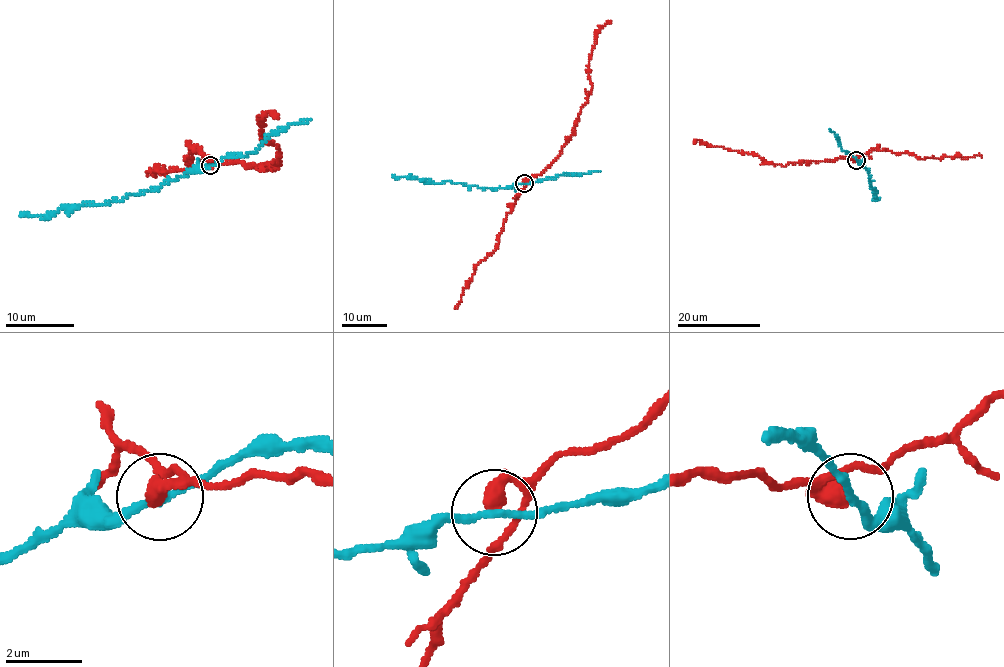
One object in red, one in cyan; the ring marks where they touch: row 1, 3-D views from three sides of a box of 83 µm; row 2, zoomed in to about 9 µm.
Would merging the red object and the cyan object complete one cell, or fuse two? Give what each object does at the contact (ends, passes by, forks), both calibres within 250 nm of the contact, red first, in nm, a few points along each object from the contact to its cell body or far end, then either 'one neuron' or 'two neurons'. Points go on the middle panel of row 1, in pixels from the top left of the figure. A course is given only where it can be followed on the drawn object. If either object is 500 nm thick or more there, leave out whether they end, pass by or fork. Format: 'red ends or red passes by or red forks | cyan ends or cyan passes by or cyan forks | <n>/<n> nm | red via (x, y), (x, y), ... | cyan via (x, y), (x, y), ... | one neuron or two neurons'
red ends | cyan passes by | 460/180 nm | red via (524, 182), (546, 169), (571, 135), (591, 86), (588, 60), (596, 33), (610, 21) | cyan via (524, 183), (506, 188), (478, 187), (393, 175) | two neurons

